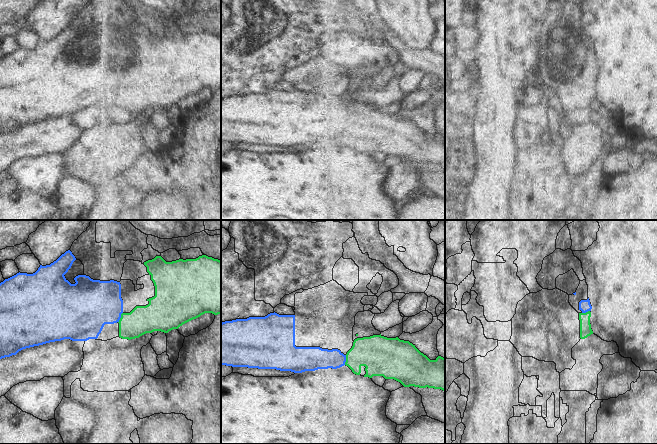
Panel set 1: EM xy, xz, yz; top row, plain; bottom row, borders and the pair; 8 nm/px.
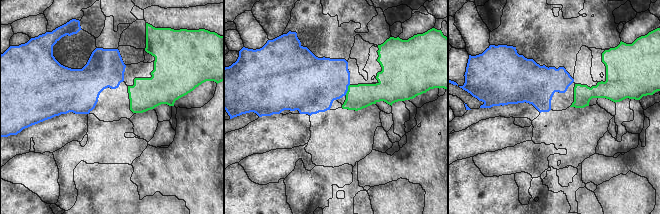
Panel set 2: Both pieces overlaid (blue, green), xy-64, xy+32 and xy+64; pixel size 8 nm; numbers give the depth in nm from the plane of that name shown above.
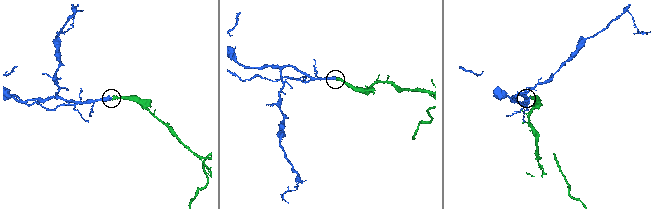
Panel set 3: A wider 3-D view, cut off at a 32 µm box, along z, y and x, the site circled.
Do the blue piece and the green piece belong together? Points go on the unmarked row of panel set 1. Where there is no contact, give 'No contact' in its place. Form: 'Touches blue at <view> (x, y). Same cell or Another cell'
Touches blue at xy (120, 93). Same cell.

